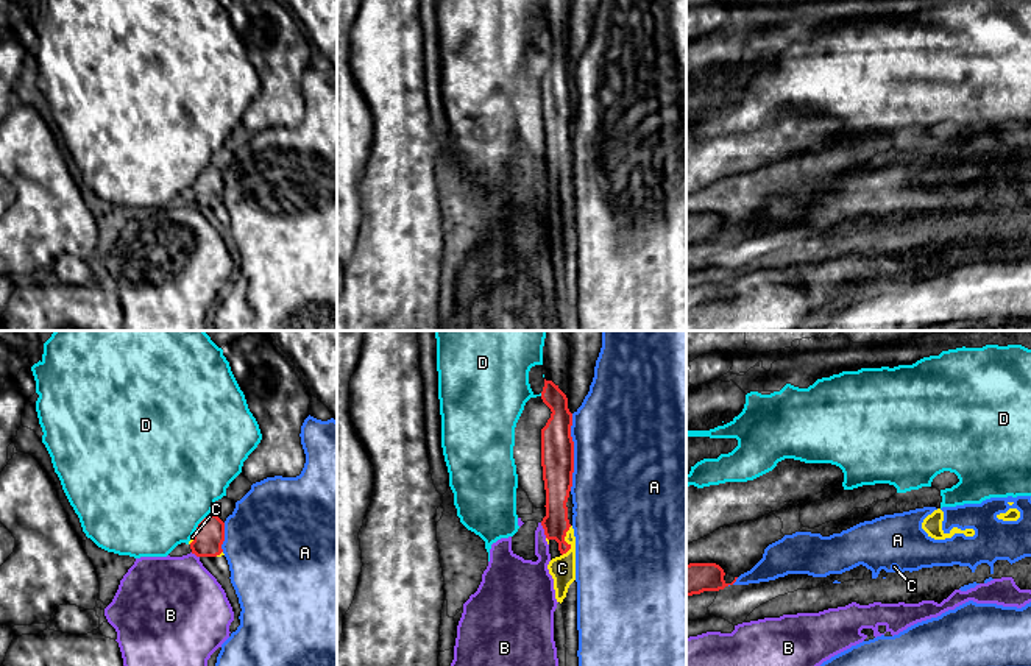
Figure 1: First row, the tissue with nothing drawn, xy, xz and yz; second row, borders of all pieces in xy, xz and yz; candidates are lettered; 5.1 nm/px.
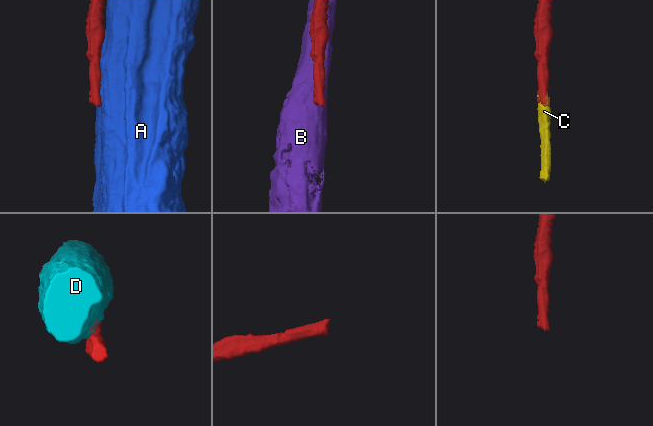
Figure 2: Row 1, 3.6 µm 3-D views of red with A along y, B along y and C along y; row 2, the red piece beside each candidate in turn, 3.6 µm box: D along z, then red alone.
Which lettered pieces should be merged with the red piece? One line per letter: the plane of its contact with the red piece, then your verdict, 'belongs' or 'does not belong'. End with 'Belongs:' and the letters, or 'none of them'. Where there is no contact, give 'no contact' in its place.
A: meets red in xz; does not belong
B: meets red in xz; does not belong
C: meets red in xz; belongs
D: meets red in xy; does not belong
Belongs: C

